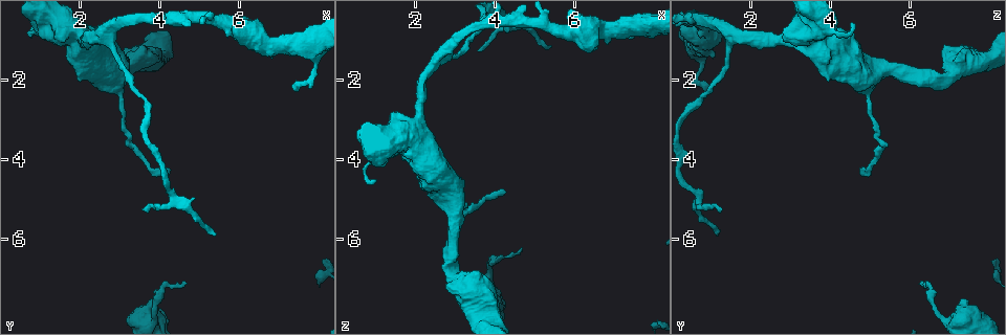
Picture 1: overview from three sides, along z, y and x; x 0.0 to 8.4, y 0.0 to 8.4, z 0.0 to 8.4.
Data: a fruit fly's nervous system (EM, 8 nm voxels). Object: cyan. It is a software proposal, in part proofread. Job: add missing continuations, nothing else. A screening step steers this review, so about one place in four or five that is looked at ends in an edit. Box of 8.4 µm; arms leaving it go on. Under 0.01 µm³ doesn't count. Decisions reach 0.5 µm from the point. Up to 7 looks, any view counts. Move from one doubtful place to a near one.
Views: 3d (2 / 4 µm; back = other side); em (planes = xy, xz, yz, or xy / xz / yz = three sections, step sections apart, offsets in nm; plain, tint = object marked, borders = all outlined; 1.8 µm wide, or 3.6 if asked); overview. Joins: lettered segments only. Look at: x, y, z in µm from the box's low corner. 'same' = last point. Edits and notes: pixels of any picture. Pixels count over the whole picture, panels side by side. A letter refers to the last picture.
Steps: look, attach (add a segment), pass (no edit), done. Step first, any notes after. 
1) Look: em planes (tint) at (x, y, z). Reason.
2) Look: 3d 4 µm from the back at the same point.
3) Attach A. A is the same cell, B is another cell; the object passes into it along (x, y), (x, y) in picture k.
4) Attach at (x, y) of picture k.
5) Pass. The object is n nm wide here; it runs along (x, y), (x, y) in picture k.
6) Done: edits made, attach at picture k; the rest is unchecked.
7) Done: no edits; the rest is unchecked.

Look: em 3.6 µm planes (borders) at (1.95, 2.05, 4.00). Stops while still wide.

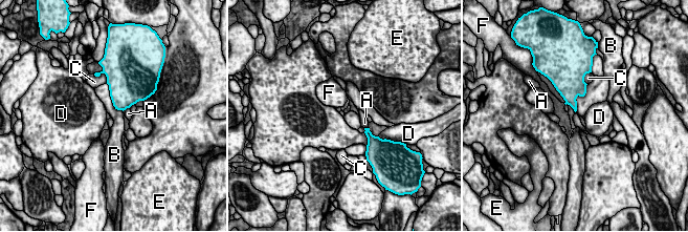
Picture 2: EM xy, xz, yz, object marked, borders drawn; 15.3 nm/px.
Pass. A, B, C, D, E and F are other cells; a border runs along (107, 83), (112, 104), (123, 111) in picture 2; none of them fits.

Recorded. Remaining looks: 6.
Look: 3d 4 µm at (4.30, 4.20, 4.90). Free end.

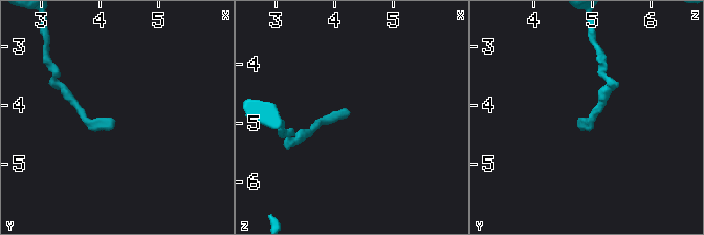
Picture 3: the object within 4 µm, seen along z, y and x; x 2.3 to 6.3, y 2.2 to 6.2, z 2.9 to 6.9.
Look: em planes (borders) at (4.25, 4.25, 4.90).

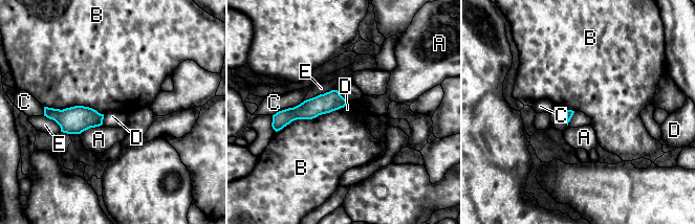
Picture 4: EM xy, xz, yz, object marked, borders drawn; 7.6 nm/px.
Pass. A, B, C, D and E are other cells; it runs along (343, 102), (292, 113), (282, 122) in picture 4; none of them fits.

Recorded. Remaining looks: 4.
Look: em xz step 8 (borders) at (3.90, 7.60, 6.55). Calibre changes.

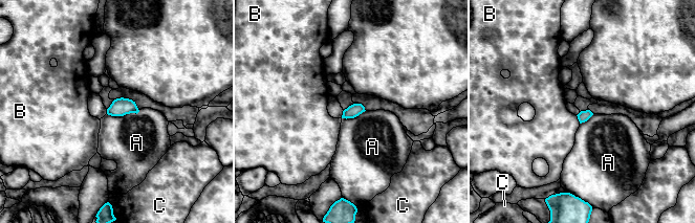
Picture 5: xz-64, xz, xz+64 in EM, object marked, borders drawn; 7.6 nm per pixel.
Pass. The object is 90 nm wide here; A, B and C are other cells; a border runs along (139, 110), (124, 115), (107, 114) in picture 5; no lettered segment goes on from it.

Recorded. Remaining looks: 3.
Done: no edits; the rest is unchecked.

